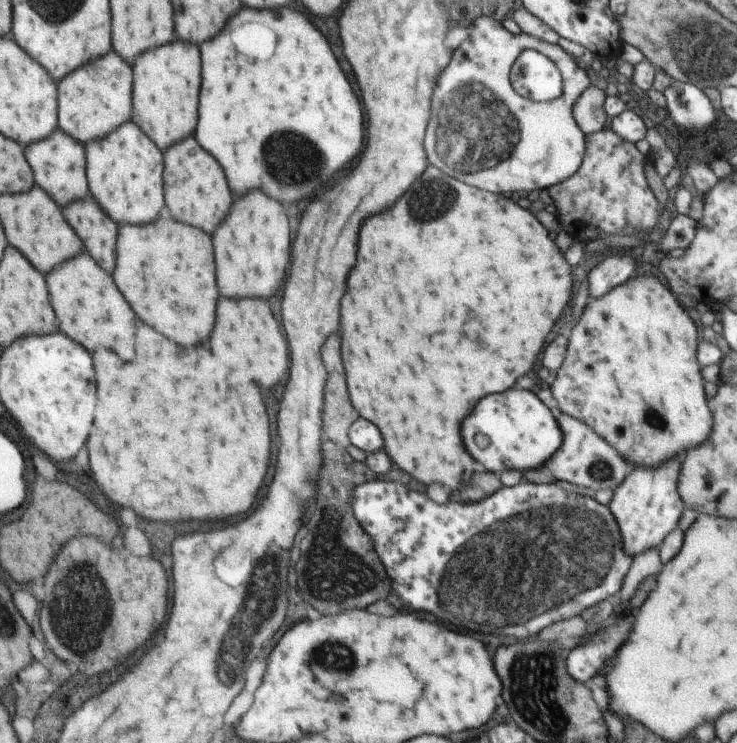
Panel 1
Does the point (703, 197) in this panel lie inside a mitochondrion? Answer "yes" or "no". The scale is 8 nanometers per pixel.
no

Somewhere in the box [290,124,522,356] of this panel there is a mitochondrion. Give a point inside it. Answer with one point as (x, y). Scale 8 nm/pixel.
(438, 196)

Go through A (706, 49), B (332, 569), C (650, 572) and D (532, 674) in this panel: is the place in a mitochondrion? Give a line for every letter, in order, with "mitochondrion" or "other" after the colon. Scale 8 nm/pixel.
A: mitochondrion
B: mitochondrion
C: other
D: mitochondrion

